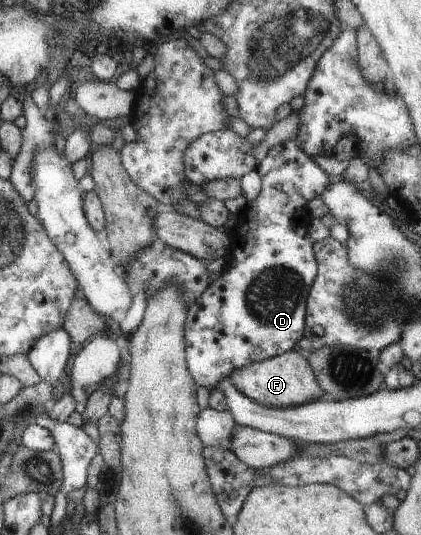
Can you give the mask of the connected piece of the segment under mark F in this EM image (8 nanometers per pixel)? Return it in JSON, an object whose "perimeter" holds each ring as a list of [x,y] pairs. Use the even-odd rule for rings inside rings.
{"perimeter":[[[288,350],[261,362],[249,363],[232,370],[228,379],[245,398],[269,408],[297,406],[322,394],[301,351]]]}

